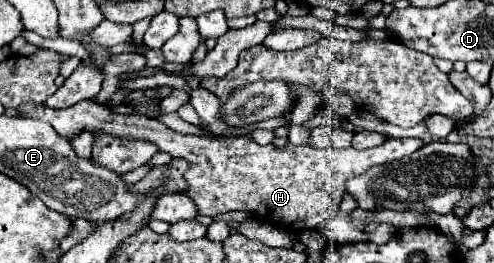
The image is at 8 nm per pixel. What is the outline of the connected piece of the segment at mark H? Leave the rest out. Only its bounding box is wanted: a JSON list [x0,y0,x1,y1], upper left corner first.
[19,99,425,229]

